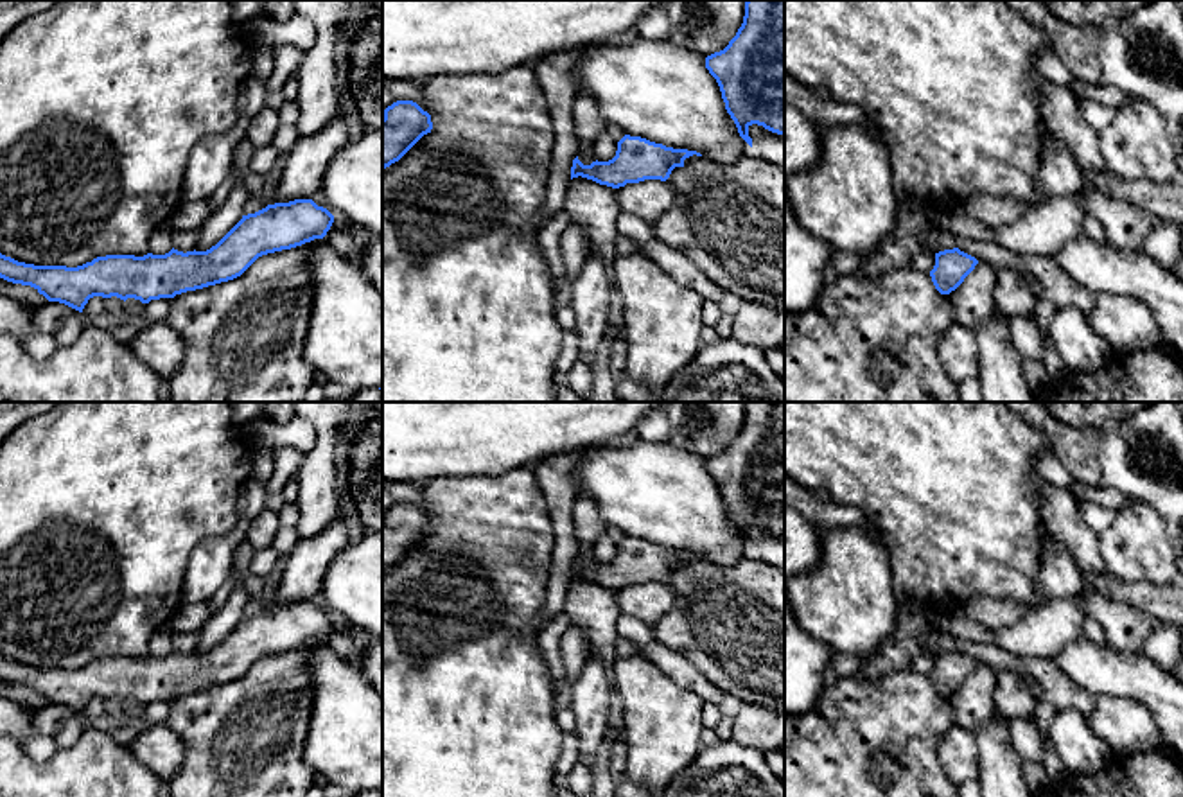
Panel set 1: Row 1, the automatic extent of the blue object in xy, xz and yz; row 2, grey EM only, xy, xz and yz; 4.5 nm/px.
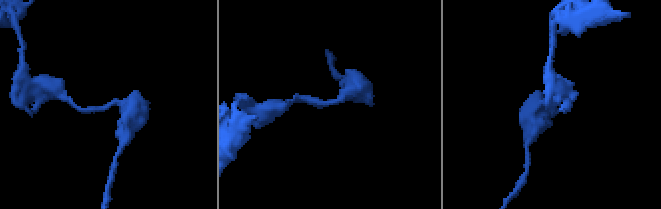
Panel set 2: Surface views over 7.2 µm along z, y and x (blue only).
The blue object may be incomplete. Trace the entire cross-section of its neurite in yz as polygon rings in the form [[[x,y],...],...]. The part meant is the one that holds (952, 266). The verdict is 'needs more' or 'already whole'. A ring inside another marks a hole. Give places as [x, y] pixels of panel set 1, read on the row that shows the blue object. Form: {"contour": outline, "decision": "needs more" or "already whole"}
{"contour": [[[959,248],[935,253],[935,266],[930,271],[932,282],[941,294],[955,291],[975,269],[978,260]]], "decision": "already whole"}

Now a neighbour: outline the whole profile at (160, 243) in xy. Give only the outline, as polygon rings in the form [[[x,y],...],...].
[[[167,224],[158,226],[149,239],[149,253],[165,255],[172,250],[172,230]]]

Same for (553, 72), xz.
[[[583,47],[558,50],[531,63],[549,106],[555,136],[546,197],[540,208],[540,228],[565,205],[573,160],[580,151],[573,115],[573,106],[578,95],[573,70],[582,52]]]

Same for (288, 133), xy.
[[[285,101],[285,104],[278,109],[278,113],[280,113],[280,127],[271,144],[278,153],[287,154],[300,138],[298,131],[300,108],[296,101]]]

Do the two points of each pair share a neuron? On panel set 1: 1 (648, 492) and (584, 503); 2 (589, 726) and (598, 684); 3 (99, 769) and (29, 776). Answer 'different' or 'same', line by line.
1: different
2: same
3: same

